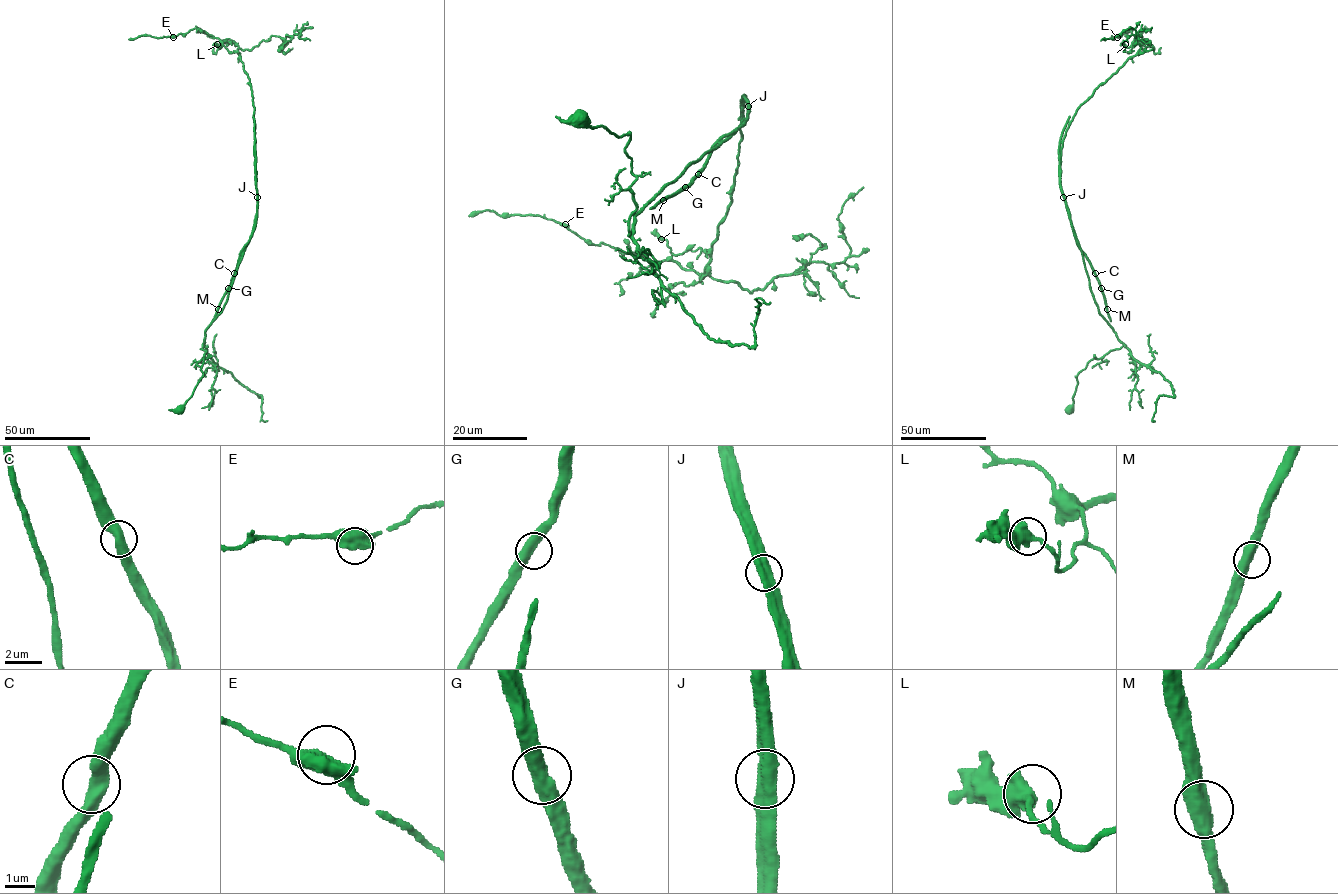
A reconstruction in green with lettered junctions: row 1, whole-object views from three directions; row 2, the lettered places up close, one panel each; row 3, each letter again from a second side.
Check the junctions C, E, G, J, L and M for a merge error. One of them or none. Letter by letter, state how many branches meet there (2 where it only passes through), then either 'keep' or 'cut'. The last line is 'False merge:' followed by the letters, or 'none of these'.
C: branches 2; keep
E: branches 2; keep
G: branches 2; keep
J: branches 2; cut
L: branches 2; keep
M: branches 2; keep
False merge: J

